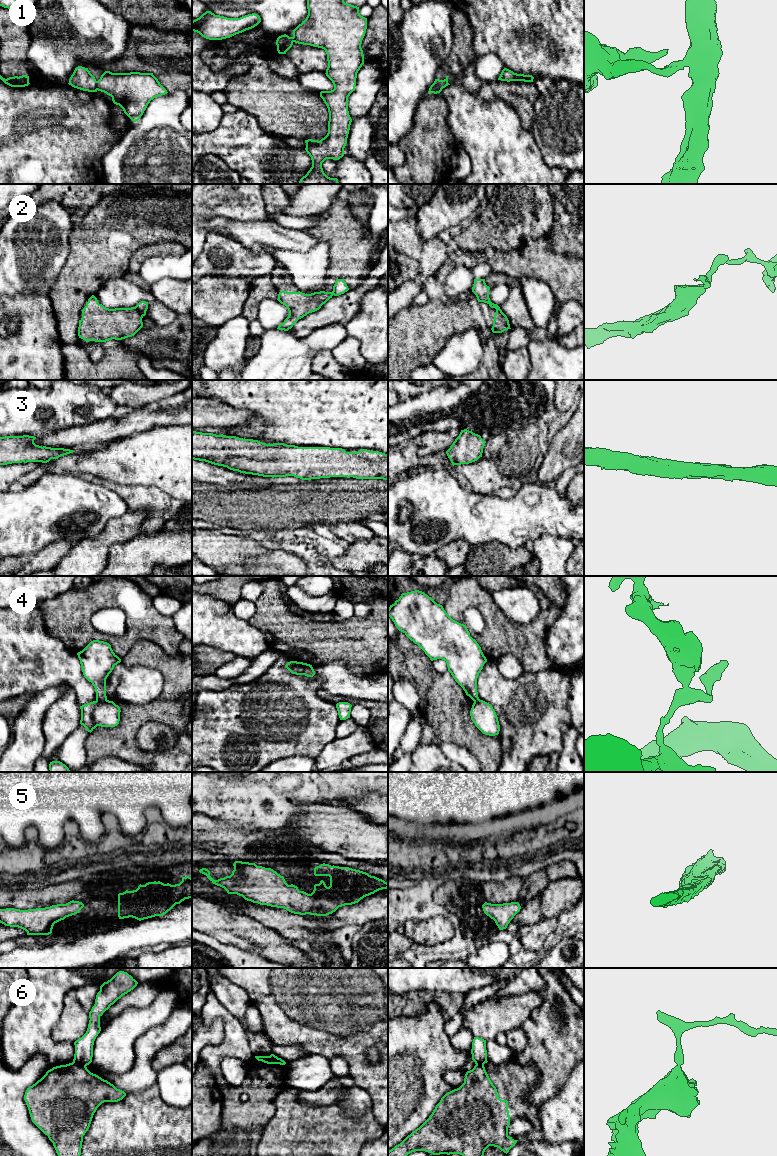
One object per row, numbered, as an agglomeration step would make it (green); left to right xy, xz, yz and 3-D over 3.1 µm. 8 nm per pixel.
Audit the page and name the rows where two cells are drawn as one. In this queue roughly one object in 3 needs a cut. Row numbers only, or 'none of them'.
1, 2, 4, 6

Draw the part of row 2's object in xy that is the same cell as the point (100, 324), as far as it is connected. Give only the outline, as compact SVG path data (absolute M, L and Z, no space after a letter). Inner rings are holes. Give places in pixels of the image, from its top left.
M92 295L81 310L78 336L89 342L122 340L134 336L142 327L142 314L136 307L109 309Z

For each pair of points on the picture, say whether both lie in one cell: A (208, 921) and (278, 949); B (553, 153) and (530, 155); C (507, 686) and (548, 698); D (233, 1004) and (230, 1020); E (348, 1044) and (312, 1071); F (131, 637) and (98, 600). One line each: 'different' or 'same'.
A: same
B: different
C: same
D: different
E: different
F: same

